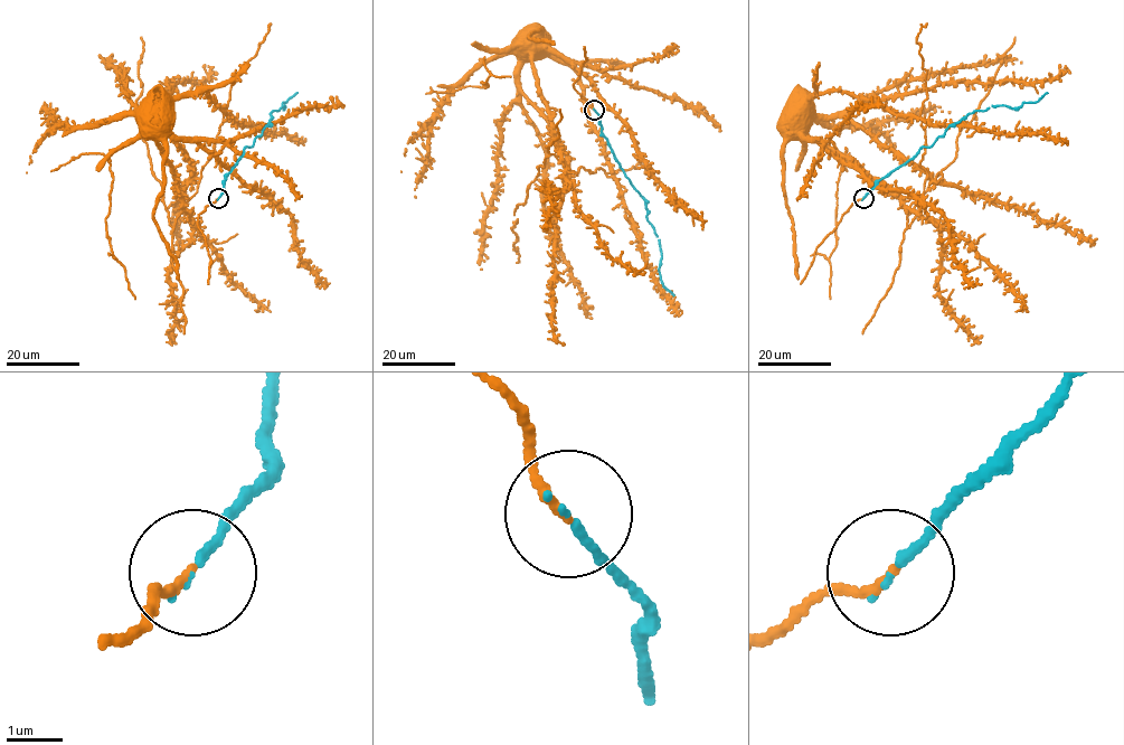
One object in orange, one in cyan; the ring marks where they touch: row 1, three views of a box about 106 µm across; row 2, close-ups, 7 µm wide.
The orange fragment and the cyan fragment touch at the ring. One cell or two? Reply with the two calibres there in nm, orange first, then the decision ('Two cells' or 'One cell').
Thickness 160 nm (orange) against 140 nm. One cell

